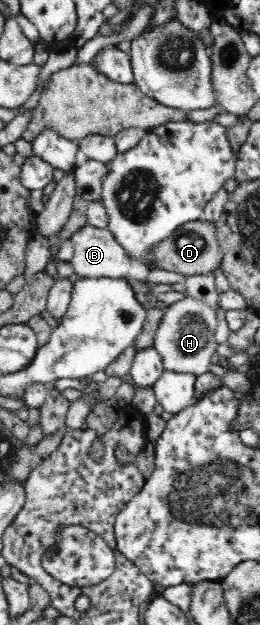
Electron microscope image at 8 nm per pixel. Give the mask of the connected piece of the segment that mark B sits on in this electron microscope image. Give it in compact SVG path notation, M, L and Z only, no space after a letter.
M86 225L73 234L71 239L74 255L70 262L77 276L86 279L128 278L130 258L108 228Z

